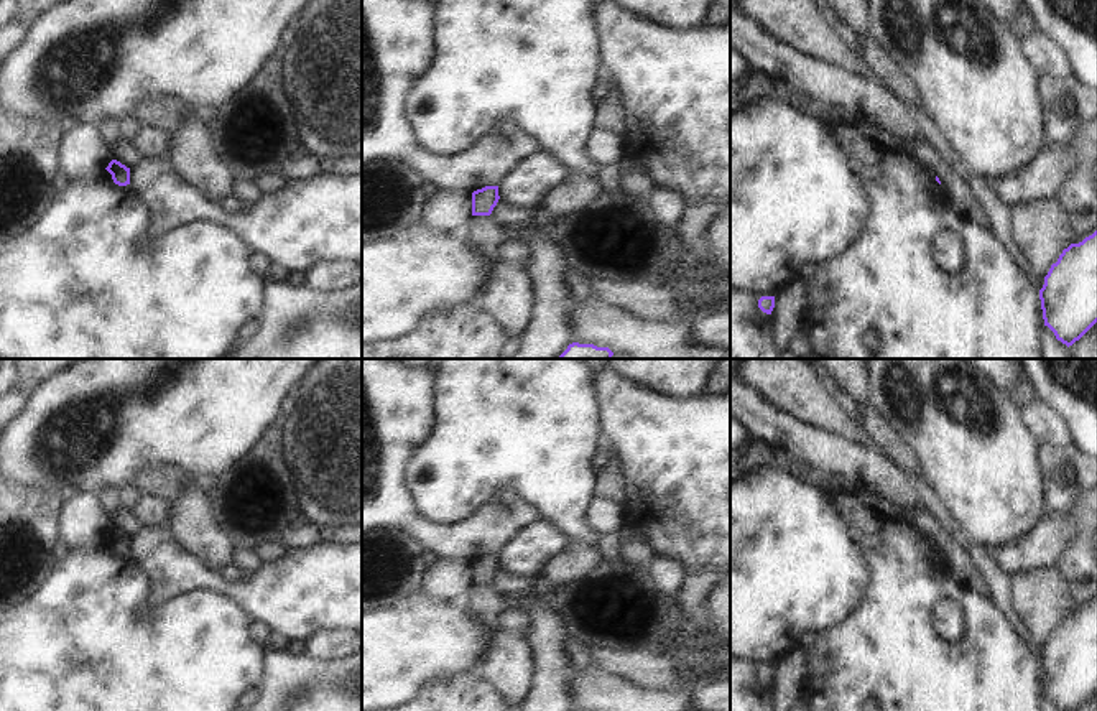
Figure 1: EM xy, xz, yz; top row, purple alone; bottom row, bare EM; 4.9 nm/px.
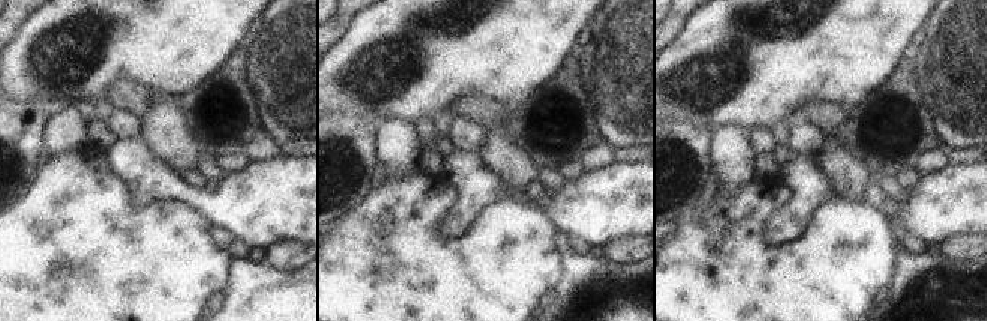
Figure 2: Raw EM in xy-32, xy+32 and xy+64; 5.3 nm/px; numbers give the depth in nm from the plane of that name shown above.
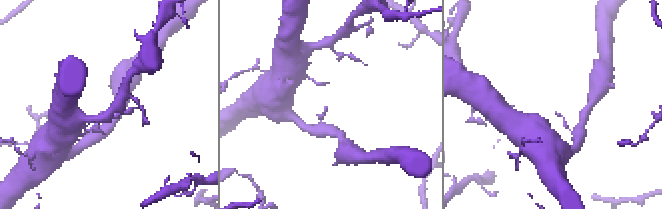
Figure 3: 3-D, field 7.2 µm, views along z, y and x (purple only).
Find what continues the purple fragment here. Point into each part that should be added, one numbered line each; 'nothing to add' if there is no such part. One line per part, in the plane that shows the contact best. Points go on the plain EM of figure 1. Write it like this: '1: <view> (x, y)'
nothing to add

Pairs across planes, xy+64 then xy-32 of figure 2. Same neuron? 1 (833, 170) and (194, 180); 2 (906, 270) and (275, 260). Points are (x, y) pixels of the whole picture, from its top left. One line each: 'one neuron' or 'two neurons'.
1: two neurons
2: two neurons

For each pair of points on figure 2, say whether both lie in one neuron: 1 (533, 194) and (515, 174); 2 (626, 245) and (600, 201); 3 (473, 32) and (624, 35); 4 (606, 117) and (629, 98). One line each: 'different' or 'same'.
1: different
2: different
3: different
4: same

